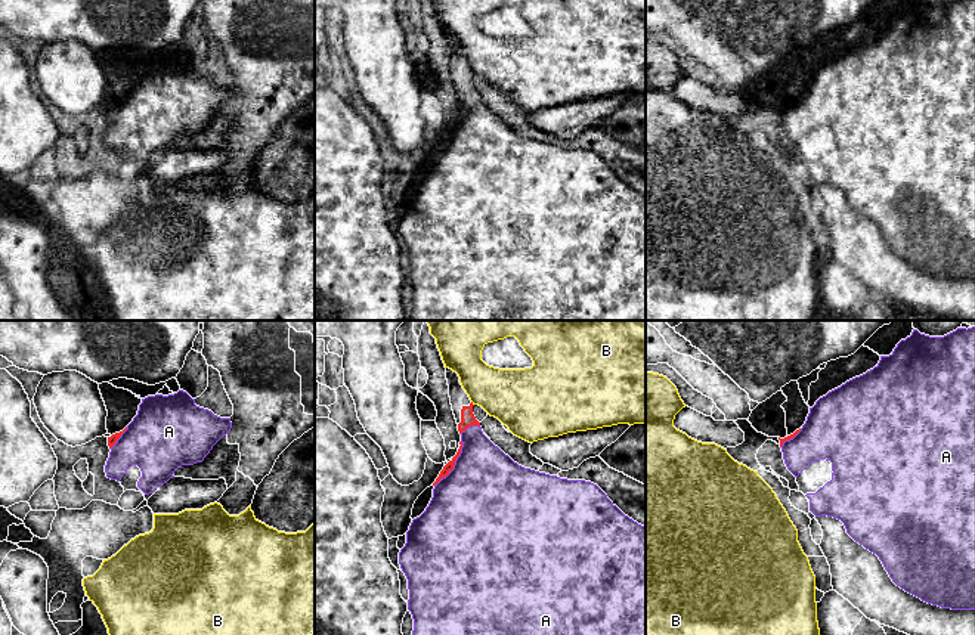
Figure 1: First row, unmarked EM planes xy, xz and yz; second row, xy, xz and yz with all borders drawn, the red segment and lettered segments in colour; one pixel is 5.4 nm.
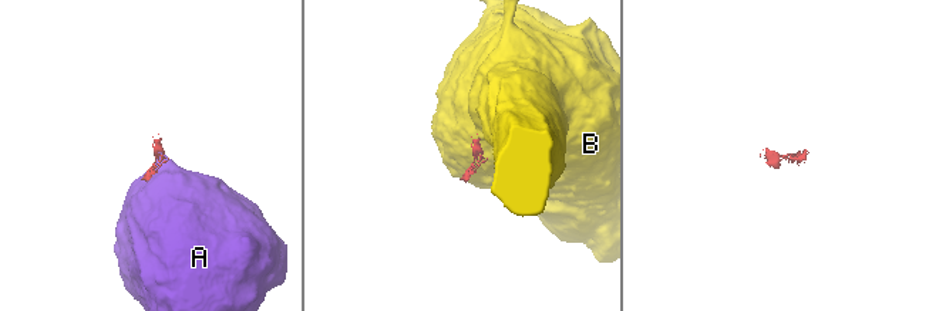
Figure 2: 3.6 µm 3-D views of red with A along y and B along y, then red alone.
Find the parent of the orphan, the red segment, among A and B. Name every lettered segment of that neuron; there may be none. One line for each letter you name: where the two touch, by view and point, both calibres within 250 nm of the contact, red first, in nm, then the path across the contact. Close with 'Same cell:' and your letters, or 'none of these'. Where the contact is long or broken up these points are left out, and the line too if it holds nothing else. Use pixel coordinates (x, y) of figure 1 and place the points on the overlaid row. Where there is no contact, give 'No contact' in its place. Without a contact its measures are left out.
A: Touches red at xz (454, 464). Thickness 50 nm (red) against 480 nm
Same cell: A

